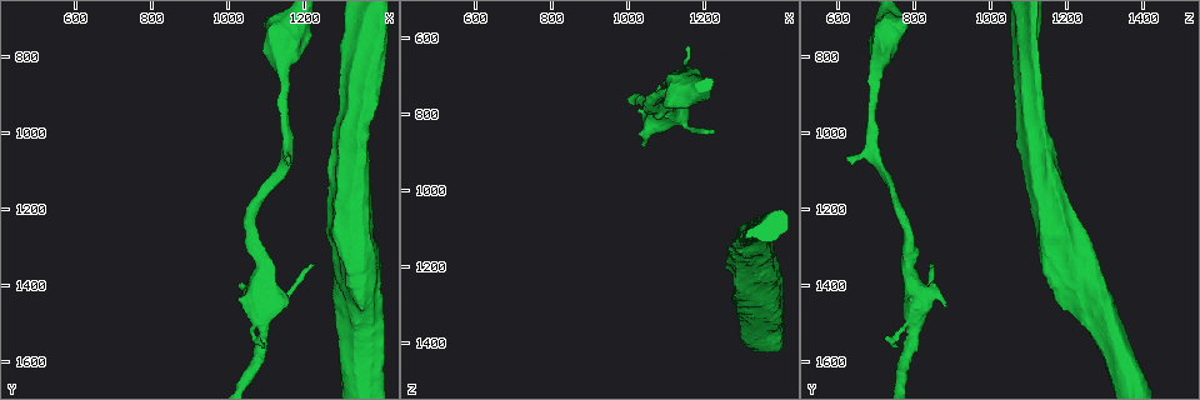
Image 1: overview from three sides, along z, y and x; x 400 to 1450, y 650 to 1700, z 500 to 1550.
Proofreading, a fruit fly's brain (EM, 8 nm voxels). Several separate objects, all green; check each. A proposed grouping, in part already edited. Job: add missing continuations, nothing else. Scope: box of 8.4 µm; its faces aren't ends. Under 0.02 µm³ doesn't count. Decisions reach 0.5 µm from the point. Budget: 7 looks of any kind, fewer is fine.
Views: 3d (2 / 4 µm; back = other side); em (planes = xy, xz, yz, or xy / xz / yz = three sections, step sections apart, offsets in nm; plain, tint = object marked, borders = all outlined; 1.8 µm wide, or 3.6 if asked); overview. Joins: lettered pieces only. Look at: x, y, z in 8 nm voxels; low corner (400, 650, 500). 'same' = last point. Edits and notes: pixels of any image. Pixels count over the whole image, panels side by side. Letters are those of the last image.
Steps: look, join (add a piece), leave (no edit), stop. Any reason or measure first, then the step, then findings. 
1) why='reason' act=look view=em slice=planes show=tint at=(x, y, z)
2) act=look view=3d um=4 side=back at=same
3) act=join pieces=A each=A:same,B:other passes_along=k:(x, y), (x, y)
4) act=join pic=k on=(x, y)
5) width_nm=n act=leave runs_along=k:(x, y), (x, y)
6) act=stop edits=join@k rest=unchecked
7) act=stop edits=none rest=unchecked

why='free end' act=look view=em slice=planes show=borders at=(1155, 1065, 625)

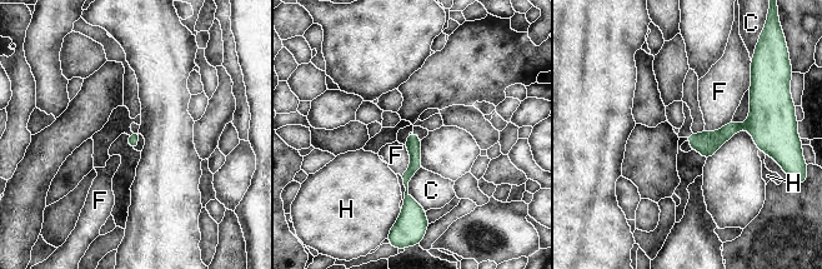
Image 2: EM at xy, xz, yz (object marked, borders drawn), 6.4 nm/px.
act=leave each=C:other,F:other,H:other runs_along=2:(414, 137), (406, 213) found='no lettered piece goes on from it'

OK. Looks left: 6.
why='stops while still wide' act=look view=em slice=xz step=16 show=borders at=(1085, 1535, 720)

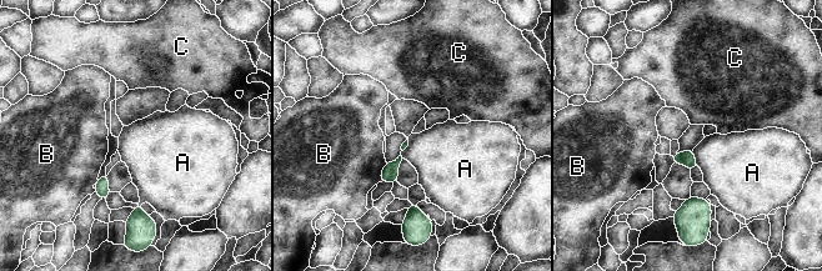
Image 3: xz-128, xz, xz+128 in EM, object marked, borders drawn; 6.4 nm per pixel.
act=look view=em slice=planes show=borders at=same

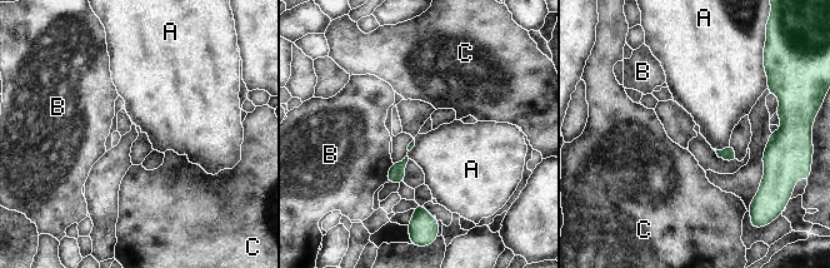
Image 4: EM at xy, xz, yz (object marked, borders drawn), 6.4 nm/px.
act=leave each=A:other,B:other,C:other border=4:(729, 144), (723, 149), (714, 149) found='none of them fits'

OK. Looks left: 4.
why='thin end' act=look view=em slice=planes show=borders at=(1225, 1340, 845)

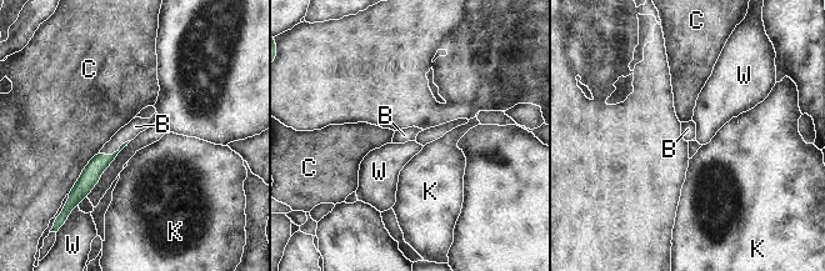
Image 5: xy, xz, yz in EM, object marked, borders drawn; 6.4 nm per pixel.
act=join pieces=B each=B:same,C:other,K:other,W:other passes_along=5:(91, 174), (114, 152), (135, 126) found='it goes on there'

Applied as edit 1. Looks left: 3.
act=stop edits=join@5 rest=unchecked

